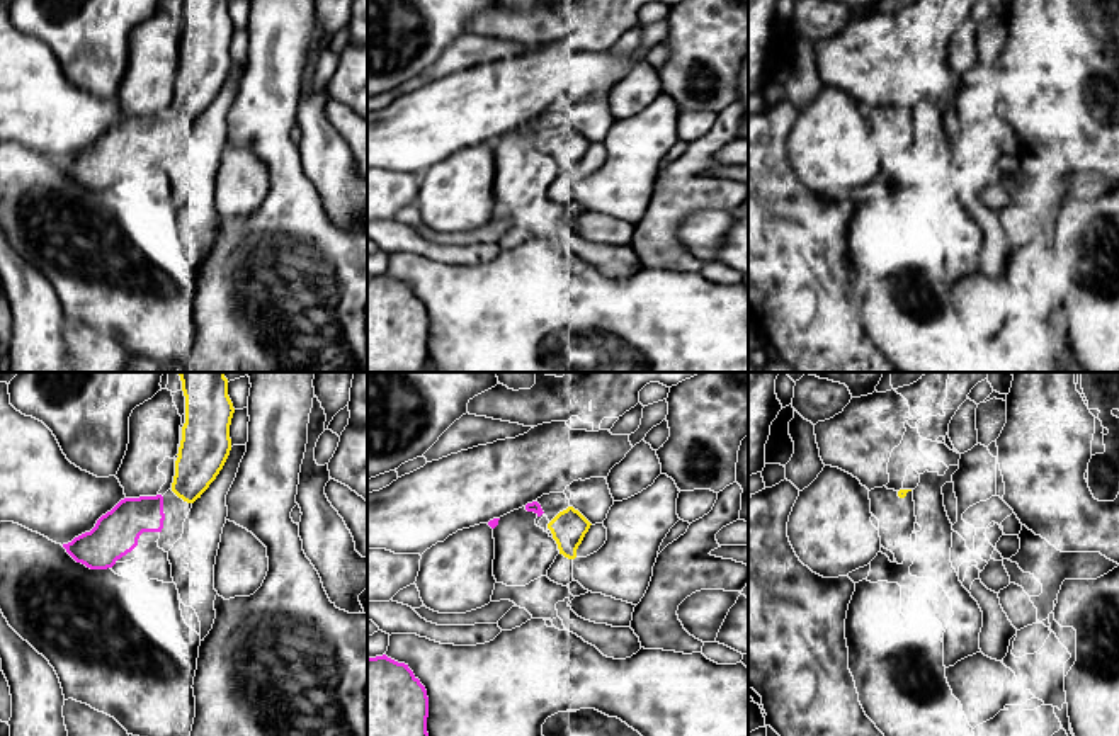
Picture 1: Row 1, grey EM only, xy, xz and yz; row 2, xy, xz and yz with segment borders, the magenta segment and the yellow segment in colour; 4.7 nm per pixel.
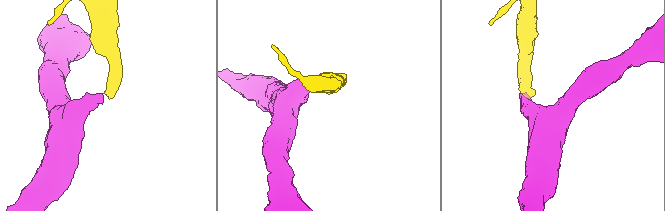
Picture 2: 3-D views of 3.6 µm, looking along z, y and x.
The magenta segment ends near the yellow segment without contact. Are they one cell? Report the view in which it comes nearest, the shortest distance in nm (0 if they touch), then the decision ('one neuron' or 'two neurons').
xz | 60 nm | one neuron

